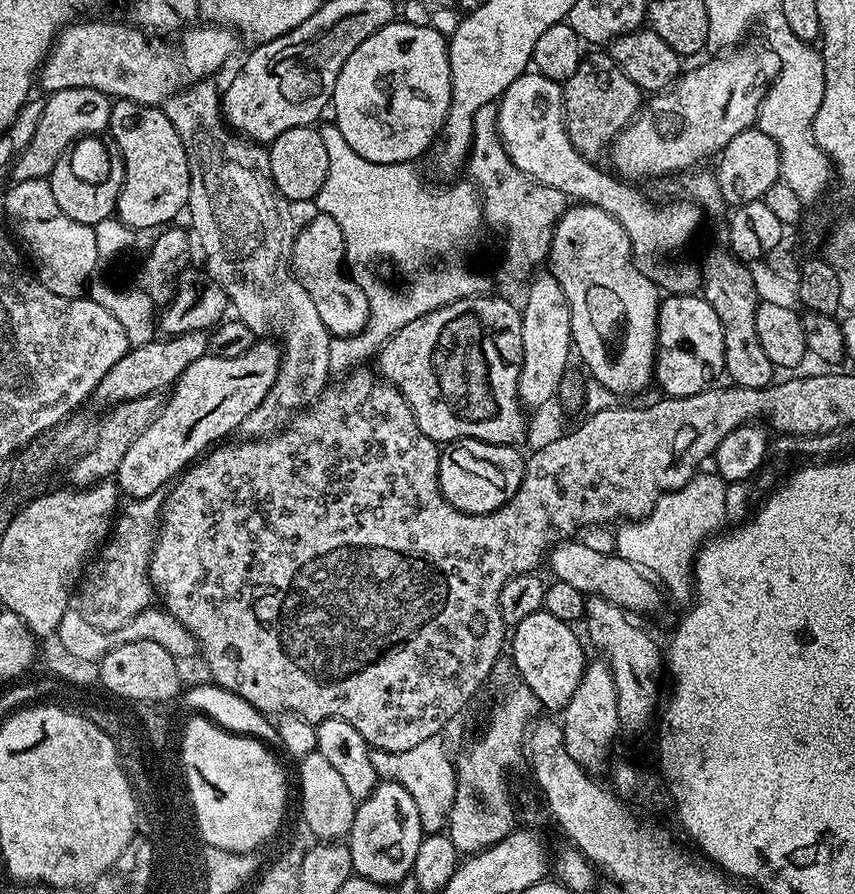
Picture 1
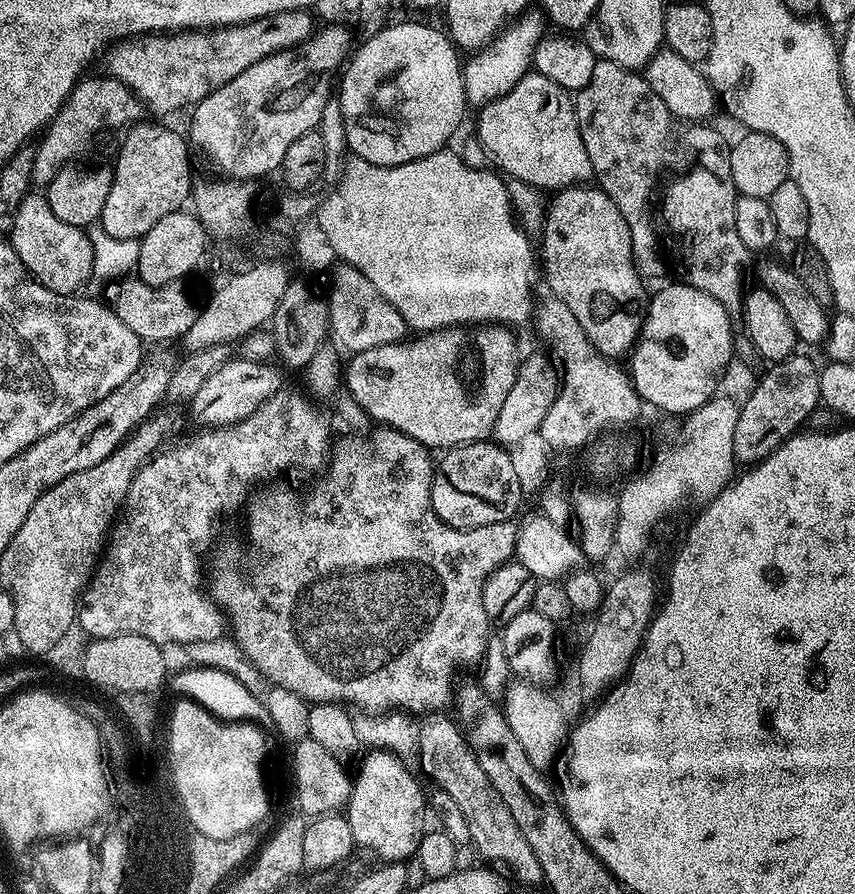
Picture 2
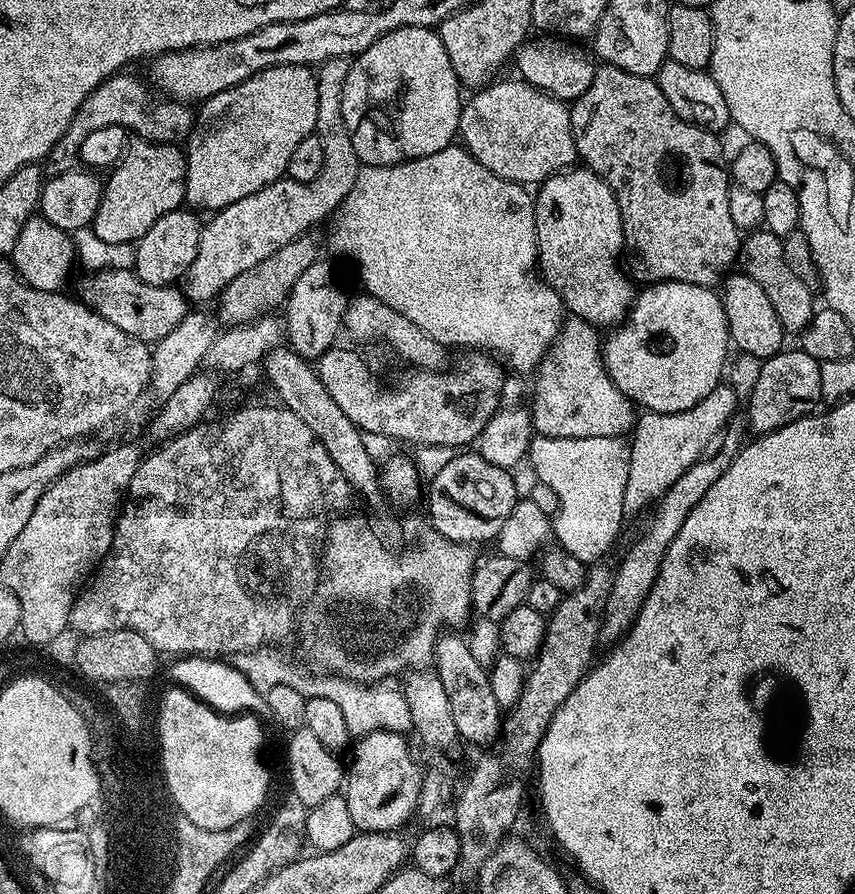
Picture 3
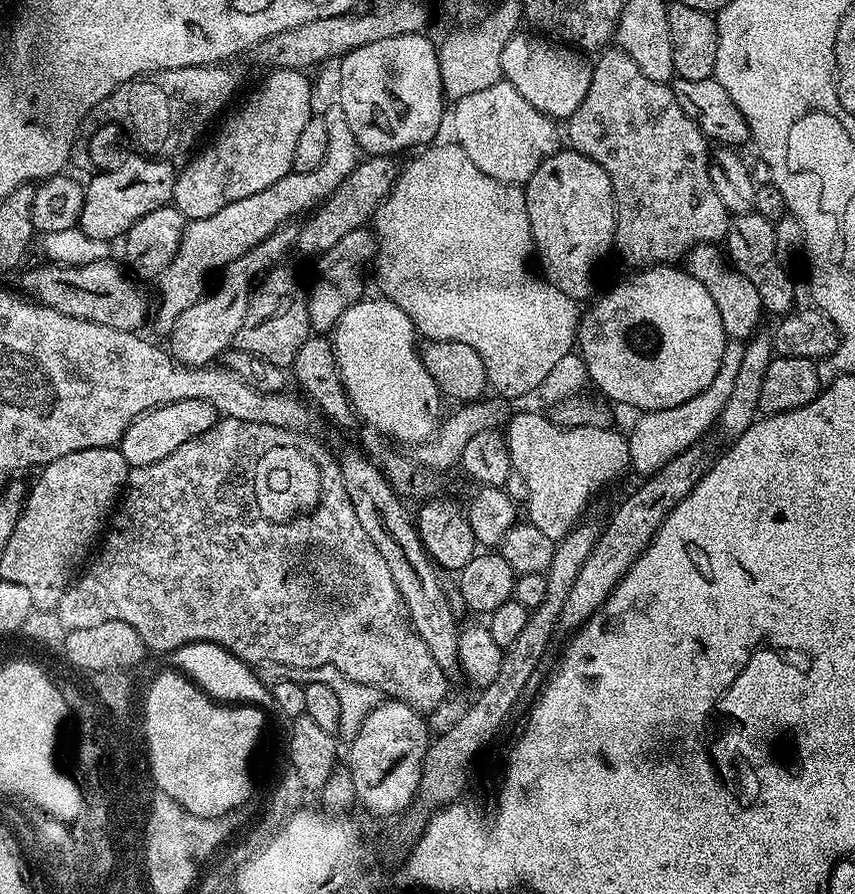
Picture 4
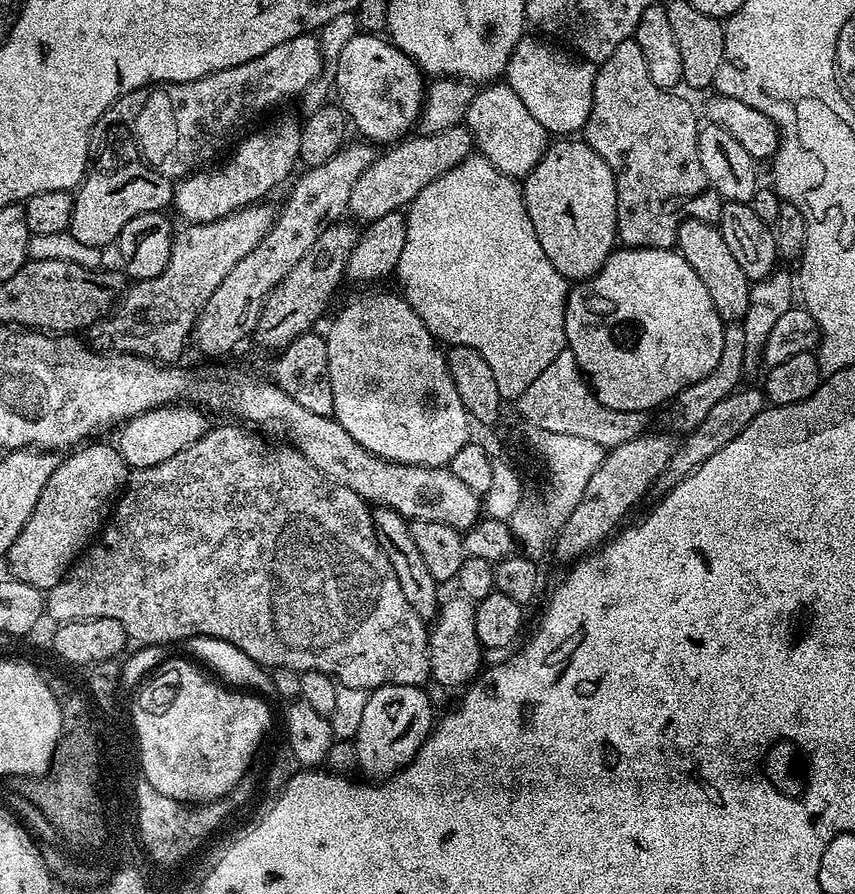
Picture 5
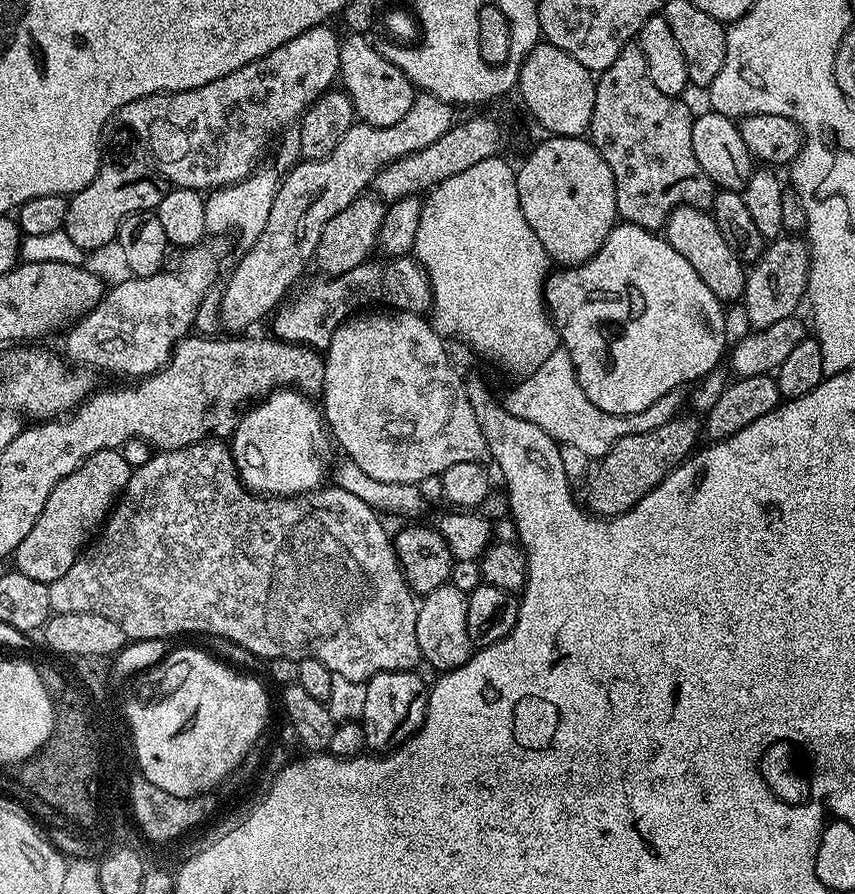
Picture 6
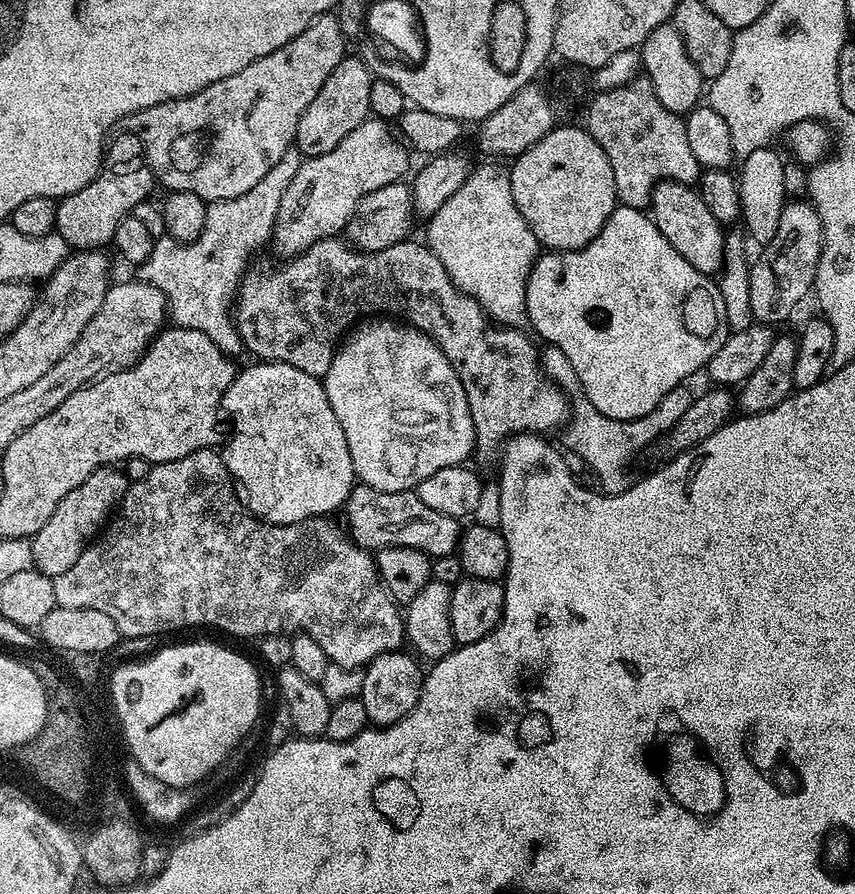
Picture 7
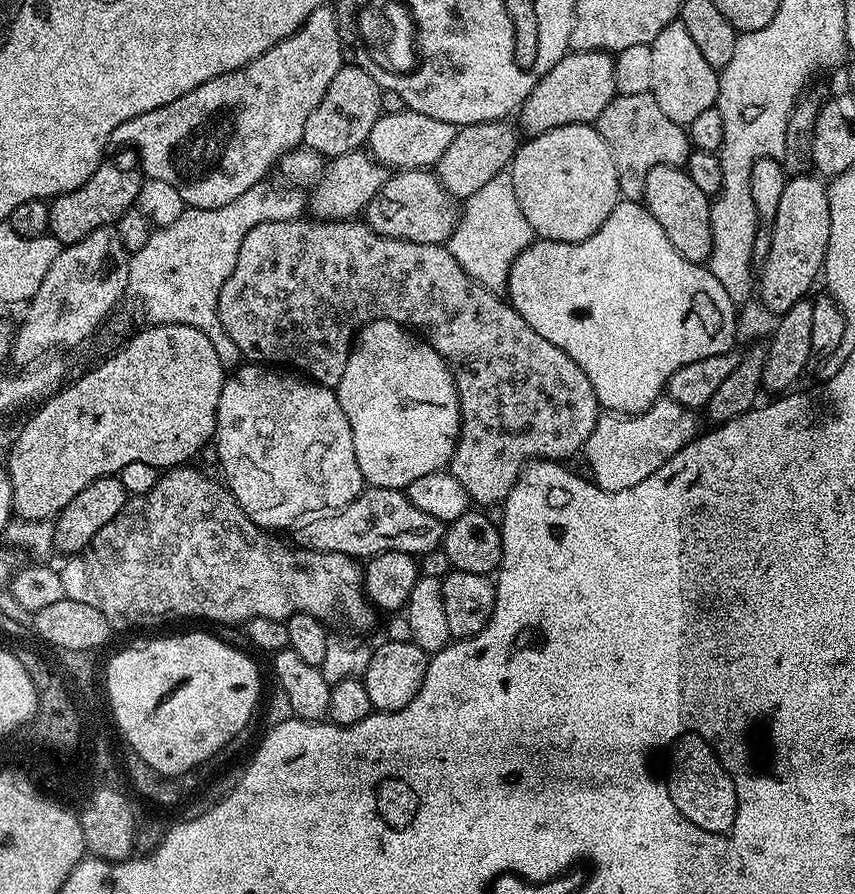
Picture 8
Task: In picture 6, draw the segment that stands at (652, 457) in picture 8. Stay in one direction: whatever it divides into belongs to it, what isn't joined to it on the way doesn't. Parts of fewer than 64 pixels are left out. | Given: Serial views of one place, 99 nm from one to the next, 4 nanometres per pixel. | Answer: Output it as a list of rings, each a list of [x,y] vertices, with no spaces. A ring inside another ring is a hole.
[[[557,346],[554,354],[534,370],[534,374],[523,377],[512,388],[506,399],[506,407],[511,416],[522,418],[522,422],[534,422],[538,430],[546,430],[550,438],[554,438],[561,446],[582,450],[589,458],[599,458],[612,449],[618,438],[626,438],[630,434],[646,434],[646,430],[658,430],[658,426],[666,426],[681,415],[680,407],[686,404],[684,388],[670,390],[670,394],[662,394],[654,406],[646,406],[638,414],[615,416],[606,414],[606,410],[598,410],[590,398],[586,398],[586,390],[578,382],[578,374],[574,370],[574,362],[570,362],[570,354],[563,346]]]

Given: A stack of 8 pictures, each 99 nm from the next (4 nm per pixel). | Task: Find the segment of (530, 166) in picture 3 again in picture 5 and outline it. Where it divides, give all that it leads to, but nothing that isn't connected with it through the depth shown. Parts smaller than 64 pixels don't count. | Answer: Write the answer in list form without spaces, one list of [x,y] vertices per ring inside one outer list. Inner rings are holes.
[[[492,82],[481,87],[466,110],[464,124],[472,134],[479,155],[485,156],[498,170],[502,170],[502,174],[513,178],[523,178],[532,172],[534,166],[538,166],[538,162],[544,157],[544,151],[550,143],[550,134],[542,126],[542,122],[537,122],[532,117],[530,110],[526,110],[522,98],[514,94],[514,90],[507,82]]]

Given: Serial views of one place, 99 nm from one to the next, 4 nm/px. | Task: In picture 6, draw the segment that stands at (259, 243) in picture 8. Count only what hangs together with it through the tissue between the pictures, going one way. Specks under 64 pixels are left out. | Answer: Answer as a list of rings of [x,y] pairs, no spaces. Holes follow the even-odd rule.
[[[411,255],[406,256],[397,256],[391,262],[384,262],[388,264],[372,264],[373,262],[365,262],[363,264],[359,264],[358,266],[354,266],[354,270],[346,270],[346,274],[338,274],[337,276],[330,276],[324,279],[321,279],[321,284],[312,284],[308,289],[305,290],[304,296],[300,296],[296,301],[293,302],[292,305],[289,306],[288,312],[284,312],[285,310],[280,310],[275,313],[274,319],[276,321],[273,322],[272,328],[274,331],[275,339],[284,340],[287,344],[304,344],[308,348],[314,348],[317,350],[327,349],[328,344],[331,342],[331,336],[334,334],[337,327],[342,324],[349,317],[354,317],[361,310],[371,309],[373,306],[371,304],[382,304],[378,306],[383,306],[388,310],[399,310],[402,312],[415,312],[419,314],[424,314],[429,311],[432,307],[432,287],[430,286],[430,282],[428,281],[428,273],[425,272],[424,267],[418,263],[415,258]]]

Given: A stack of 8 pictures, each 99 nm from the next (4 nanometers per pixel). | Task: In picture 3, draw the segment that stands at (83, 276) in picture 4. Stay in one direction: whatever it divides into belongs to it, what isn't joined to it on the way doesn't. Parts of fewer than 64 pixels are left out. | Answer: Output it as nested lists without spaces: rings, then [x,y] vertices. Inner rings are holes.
[[[127,267],[89,271],[81,278],[76,292],[75,295],[81,304],[86,305],[90,310],[99,312],[102,318],[106,318],[106,322],[114,322],[114,326],[118,326],[118,330],[126,330],[126,334],[145,342],[155,342],[166,338],[166,334],[170,334],[170,330],[174,330],[174,326],[178,326],[178,322],[182,322],[182,318],[190,311],[190,301],[184,297],[183,291],[179,287],[148,285],[142,278],[136,276],[135,271],[129,270]]]

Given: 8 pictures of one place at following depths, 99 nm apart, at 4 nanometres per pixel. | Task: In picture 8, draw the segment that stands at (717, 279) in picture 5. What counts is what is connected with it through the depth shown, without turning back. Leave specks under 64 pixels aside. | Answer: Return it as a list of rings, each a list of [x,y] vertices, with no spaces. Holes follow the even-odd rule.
[[[659,164],[646,174],[644,199],[642,201],[649,214],[662,226],[666,238],[674,245],[674,250],[695,264],[704,264],[712,253],[712,227],[710,197],[698,190],[694,178],[678,164]]]

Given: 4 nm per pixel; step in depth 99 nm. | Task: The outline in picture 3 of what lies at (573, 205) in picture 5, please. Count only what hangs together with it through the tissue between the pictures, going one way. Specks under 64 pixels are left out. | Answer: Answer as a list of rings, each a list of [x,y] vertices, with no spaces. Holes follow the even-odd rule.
[[[573,166],[553,172],[539,185],[534,196],[536,206],[536,255],[538,272],[544,283],[560,296],[565,309],[573,317],[593,326],[616,326],[628,315],[634,299],[633,281],[620,273],[620,251],[625,251],[622,214],[610,186],[587,166]]]

